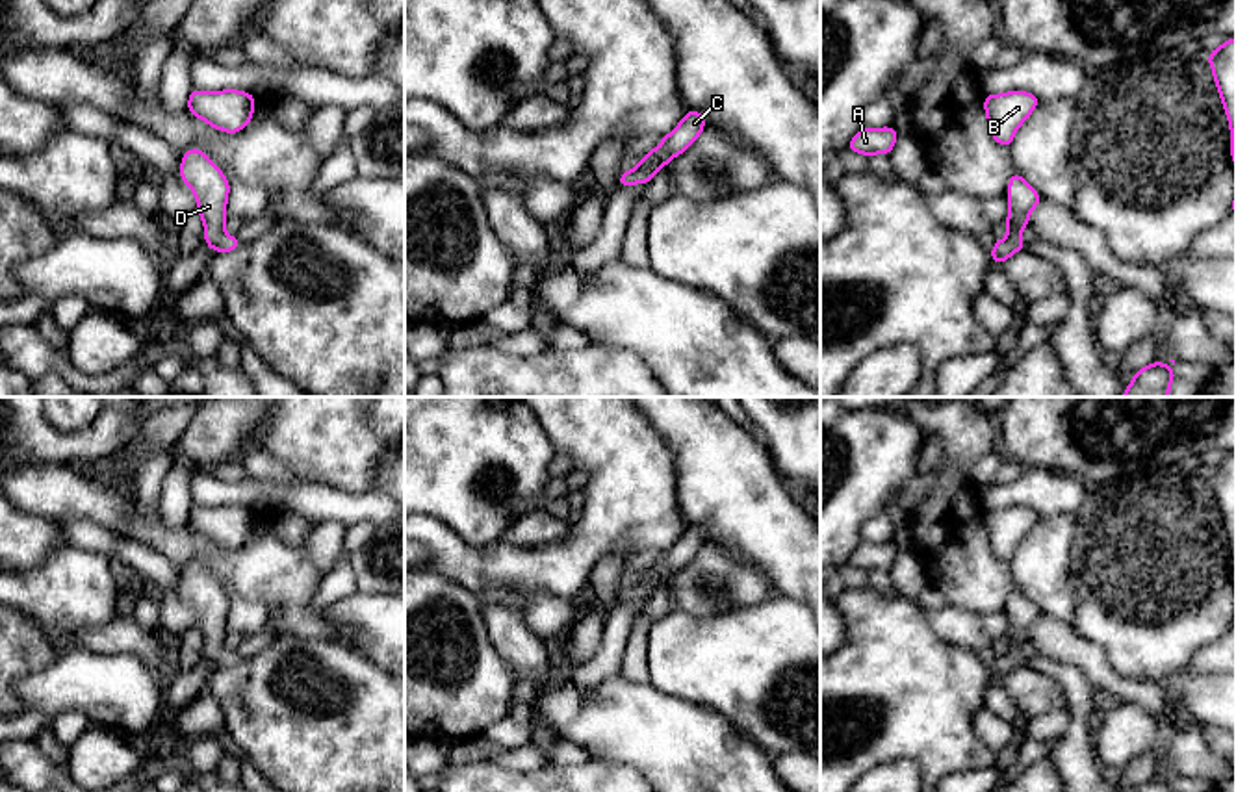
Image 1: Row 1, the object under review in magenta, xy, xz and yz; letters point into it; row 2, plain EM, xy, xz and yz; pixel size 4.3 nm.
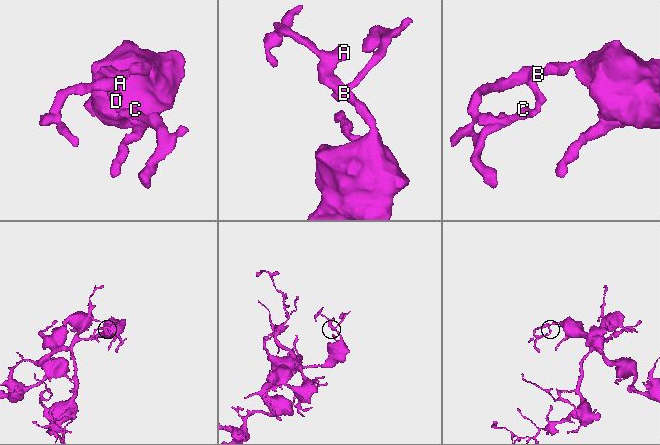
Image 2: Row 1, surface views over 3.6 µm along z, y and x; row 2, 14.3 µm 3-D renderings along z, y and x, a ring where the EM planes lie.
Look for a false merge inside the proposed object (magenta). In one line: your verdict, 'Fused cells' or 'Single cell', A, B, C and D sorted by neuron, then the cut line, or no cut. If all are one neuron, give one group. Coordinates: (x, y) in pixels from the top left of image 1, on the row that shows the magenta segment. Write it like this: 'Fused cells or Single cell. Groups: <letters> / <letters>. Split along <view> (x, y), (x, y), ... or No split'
Single cell. Groups: A B C D. No split

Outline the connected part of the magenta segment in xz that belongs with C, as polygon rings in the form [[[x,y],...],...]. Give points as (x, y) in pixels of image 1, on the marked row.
[[[687,109],[681,122],[663,137],[663,141],[648,154],[633,171],[620,172],[618,187],[633,184],[650,184],[653,176],[666,167],[670,160],[683,154],[705,130],[705,117],[702,111]]]

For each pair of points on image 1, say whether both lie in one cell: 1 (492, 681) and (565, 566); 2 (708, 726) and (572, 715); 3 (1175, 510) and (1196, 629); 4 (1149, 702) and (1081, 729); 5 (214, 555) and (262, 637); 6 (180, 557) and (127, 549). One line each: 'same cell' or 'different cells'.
1: different cells
2: same cell
3: same cell
4: different cells
5: different cells
6: different cells

